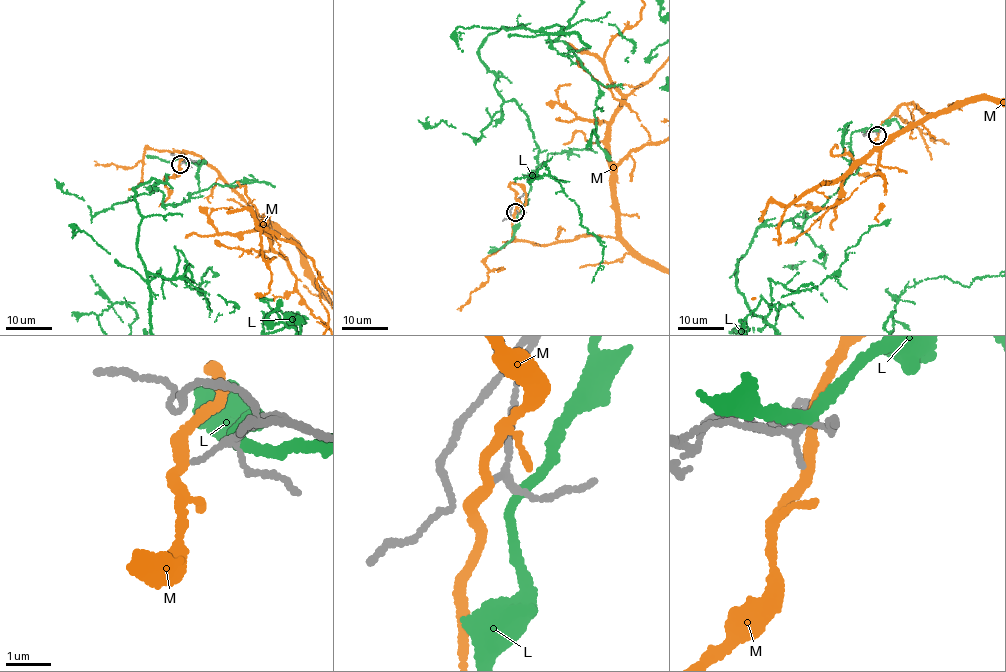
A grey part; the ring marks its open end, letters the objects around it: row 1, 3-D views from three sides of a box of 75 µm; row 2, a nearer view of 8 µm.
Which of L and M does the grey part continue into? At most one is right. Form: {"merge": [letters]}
{"merge": []}

